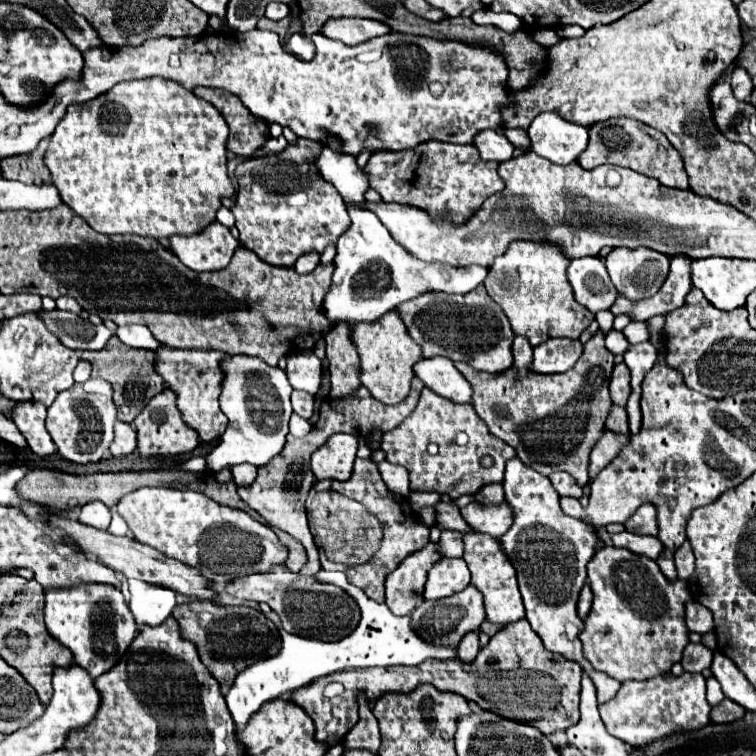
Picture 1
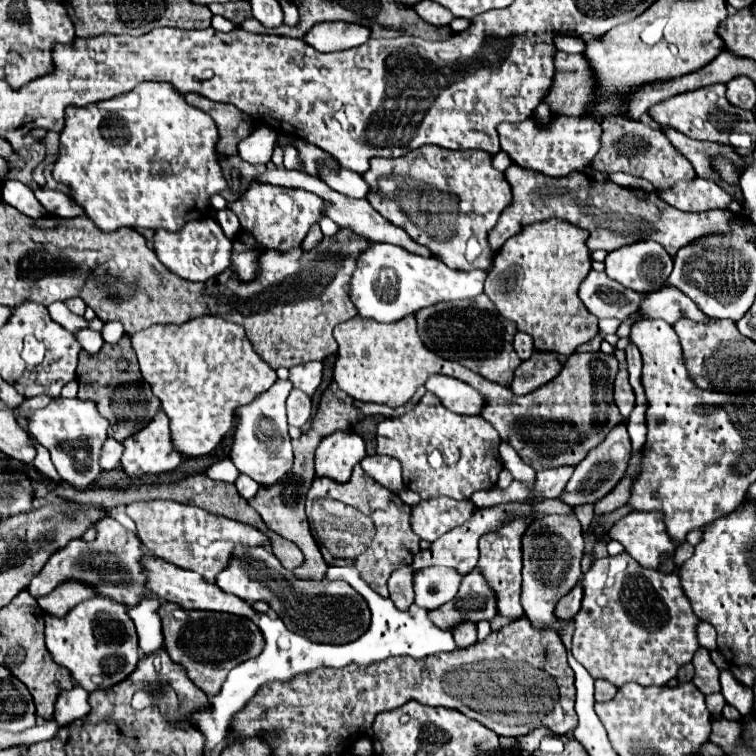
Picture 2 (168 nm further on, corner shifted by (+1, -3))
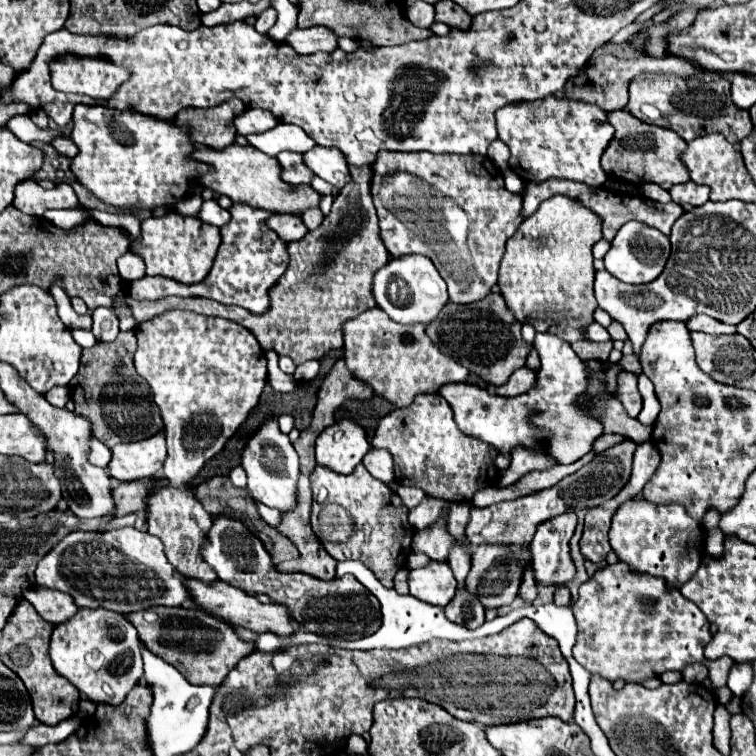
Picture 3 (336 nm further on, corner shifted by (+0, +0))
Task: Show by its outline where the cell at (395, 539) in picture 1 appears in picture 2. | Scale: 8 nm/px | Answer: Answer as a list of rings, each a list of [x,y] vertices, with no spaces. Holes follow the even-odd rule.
[[[359,464],[353,468],[351,480],[345,482],[345,484],[337,484],[337,482],[333,482],[329,478],[315,478],[311,488],[309,488],[307,498],[313,500],[313,498],[327,498],[327,496],[337,498],[343,504],[357,506],[363,514],[369,514],[369,518],[375,522],[377,534],[375,534],[373,542],[369,544],[367,552],[355,558],[355,568],[359,570],[361,578],[377,594],[389,596],[387,594],[387,578],[391,576],[391,572],[401,568],[401,566],[411,564],[413,556],[421,550],[419,548],[421,538],[417,538],[417,534],[413,534],[413,528],[411,528],[411,506],[407,506],[397,494],[393,494],[391,490],[383,488],[381,484],[377,484],[371,476],[367,476],[365,470]]]

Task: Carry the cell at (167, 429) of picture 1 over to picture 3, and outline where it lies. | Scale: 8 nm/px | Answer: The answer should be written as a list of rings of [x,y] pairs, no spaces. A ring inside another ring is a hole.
[[[158,433],[144,441],[120,443],[112,447],[108,473],[112,479],[120,483],[146,479],[158,475],[164,461],[166,461],[166,439],[164,433]]]

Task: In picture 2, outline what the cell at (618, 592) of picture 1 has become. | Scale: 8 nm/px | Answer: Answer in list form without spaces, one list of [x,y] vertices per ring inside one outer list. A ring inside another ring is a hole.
[[[629,554],[607,556],[595,560],[593,566],[583,574],[583,604],[575,620],[573,634],[573,656],[581,662],[593,678],[603,678],[613,686],[623,686],[627,682],[637,682],[641,686],[663,686],[677,676],[679,668],[691,662],[695,650],[699,648],[695,626],[699,622],[693,616],[689,600],[681,590],[677,574],[661,574],[653,568],[643,568]]]

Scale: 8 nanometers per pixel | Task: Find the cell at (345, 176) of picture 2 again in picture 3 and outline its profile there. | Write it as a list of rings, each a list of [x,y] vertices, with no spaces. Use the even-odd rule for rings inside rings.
[[[314,147],[312,151],[304,153],[304,163],[324,181],[334,185],[336,189],[342,189],[346,183],[350,183],[350,171],[348,163],[342,157],[338,149],[328,147]]]

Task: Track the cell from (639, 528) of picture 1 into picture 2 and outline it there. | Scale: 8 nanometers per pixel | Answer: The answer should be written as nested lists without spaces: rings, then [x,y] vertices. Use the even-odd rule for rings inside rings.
[[[629,512],[609,530],[609,538],[621,542],[641,566],[657,568],[665,552],[673,552],[673,542],[665,530],[661,512]]]

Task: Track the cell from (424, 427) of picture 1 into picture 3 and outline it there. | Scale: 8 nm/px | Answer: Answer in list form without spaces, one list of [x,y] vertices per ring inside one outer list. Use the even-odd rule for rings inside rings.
[[[438,393],[418,395],[410,407],[384,415],[370,445],[390,451],[398,485],[420,487],[428,497],[466,503],[478,489],[492,487],[498,481],[498,469],[494,467],[498,451],[480,439],[462,435],[452,419],[450,405]]]

